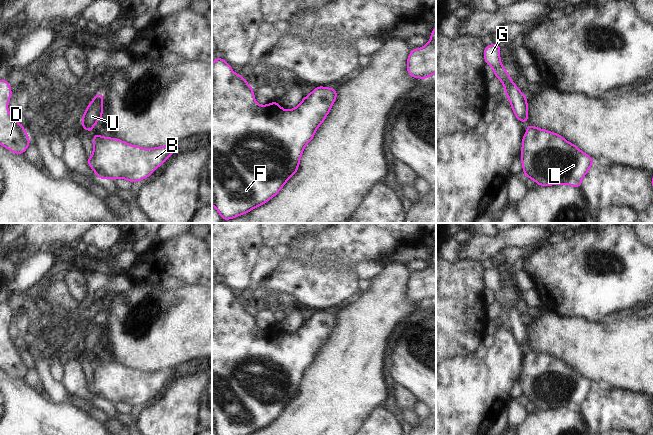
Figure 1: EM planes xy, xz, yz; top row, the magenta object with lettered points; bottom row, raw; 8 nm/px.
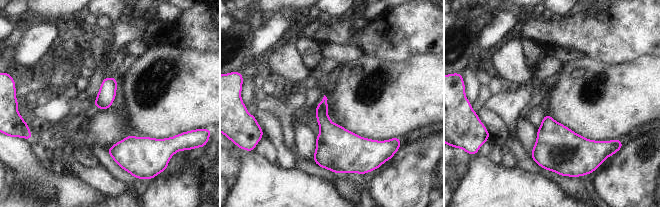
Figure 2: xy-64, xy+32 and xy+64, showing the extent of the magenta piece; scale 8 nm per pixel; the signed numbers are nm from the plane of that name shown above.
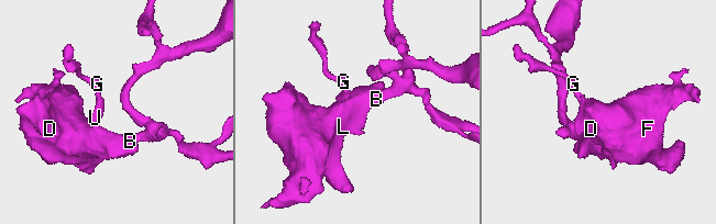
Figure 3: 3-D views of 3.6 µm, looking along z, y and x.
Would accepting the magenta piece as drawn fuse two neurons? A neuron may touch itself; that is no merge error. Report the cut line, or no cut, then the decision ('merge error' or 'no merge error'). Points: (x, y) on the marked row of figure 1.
cut none; no merge error

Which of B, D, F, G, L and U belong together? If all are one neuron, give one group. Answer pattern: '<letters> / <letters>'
B D F G L U

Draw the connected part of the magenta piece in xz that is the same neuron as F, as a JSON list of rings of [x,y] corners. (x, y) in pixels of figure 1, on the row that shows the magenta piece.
[[[216,57],[212,64],[212,205],[219,212],[223,221],[248,213],[277,195],[284,184],[297,172],[304,147],[313,139],[316,129],[326,119],[334,101],[337,89],[318,86],[303,98],[299,105],[292,110],[283,110],[277,101],[261,106],[255,102],[253,87],[243,78],[231,70],[231,65],[220,57]]]

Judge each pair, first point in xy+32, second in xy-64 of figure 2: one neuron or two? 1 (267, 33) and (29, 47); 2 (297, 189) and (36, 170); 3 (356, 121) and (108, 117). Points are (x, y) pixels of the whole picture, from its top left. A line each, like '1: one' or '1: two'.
1: one
2: one
3: two

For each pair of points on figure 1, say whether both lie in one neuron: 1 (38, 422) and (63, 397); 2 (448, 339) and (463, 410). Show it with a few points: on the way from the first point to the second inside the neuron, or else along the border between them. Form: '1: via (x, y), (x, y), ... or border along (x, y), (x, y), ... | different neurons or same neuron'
1: border along (42, 394), (53, 402), (70, 404) | different neurons
2: border along (473, 354), (450, 357), (446, 360) | different neurons

